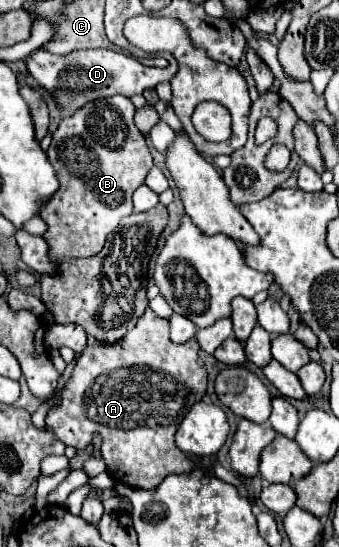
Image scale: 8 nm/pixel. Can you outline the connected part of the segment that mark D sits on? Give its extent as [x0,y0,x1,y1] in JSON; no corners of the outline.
[26,49,178,111]

